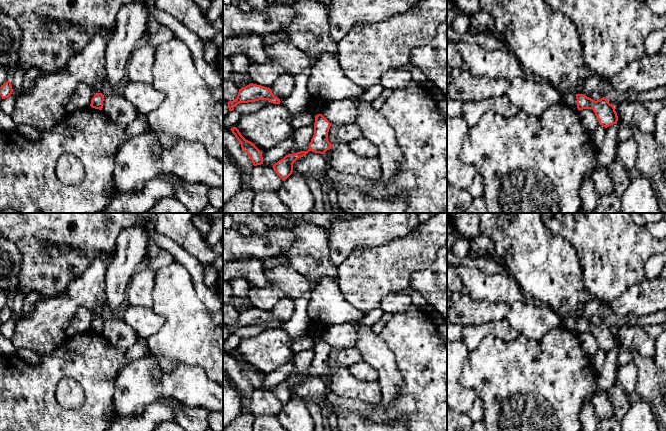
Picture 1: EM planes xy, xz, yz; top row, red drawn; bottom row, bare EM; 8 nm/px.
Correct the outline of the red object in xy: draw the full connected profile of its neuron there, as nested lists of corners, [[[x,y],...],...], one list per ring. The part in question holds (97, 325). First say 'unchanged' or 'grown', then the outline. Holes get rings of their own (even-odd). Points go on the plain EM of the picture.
unchanged | [[[97,317],[92,322],[90,330],[92,332],[102,334],[103,325],[104,325],[104,319],[102,317]]]

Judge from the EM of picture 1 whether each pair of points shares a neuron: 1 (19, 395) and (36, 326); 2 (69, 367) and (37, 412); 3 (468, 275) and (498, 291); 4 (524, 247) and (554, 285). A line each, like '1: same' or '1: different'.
1: different
2: same
3: same
4: same

